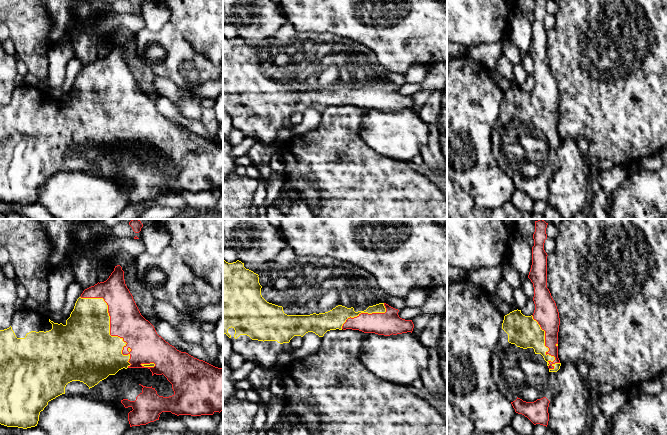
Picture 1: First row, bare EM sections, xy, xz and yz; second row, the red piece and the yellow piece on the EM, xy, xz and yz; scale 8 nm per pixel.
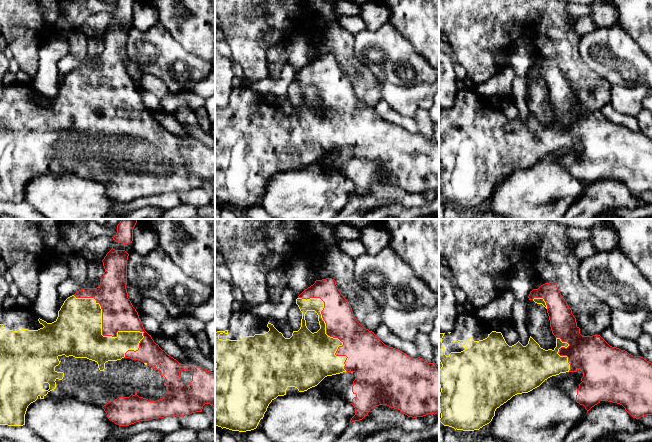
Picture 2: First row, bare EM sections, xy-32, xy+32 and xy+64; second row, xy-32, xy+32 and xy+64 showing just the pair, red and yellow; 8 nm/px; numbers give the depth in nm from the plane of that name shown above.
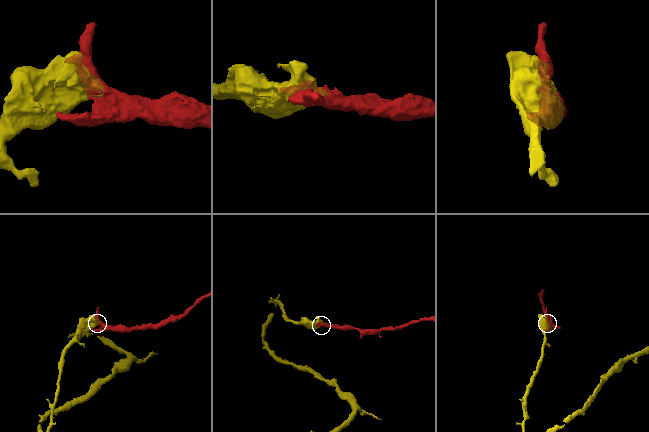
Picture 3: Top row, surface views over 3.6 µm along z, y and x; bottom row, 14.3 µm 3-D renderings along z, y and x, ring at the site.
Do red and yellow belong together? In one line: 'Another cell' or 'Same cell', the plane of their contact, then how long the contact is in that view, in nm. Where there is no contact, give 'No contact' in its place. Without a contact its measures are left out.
Same cell. Touches red in xy. Shared border 700 nm

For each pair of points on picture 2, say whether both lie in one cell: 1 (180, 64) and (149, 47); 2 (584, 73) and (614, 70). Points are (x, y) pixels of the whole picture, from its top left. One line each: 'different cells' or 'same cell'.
1: same cell
2: different cells

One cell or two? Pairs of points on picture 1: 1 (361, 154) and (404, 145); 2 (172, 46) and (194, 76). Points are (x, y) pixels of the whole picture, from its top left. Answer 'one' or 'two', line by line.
1: two
2: one

